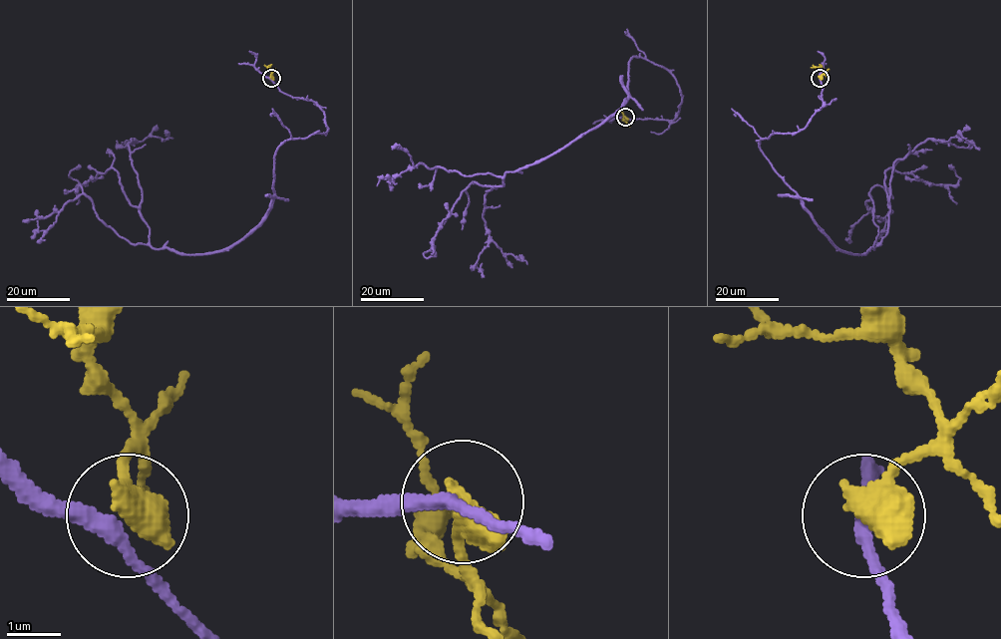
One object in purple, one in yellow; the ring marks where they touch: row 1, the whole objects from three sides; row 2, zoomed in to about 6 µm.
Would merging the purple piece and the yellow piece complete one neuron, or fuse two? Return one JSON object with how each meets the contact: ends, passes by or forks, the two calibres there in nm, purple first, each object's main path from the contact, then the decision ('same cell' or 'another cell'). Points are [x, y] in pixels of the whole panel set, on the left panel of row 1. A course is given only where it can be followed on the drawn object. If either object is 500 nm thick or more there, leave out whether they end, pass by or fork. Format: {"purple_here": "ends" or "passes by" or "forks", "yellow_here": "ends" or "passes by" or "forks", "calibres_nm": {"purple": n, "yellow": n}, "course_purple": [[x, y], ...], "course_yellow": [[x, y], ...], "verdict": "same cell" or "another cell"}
{"calibres_nm": {"purple": 240, "yellow": 650}, "course_purple": [[270, 78], [327, 130], [278, 147], [271, 207], [222, 250], [153, 248], [118, 172], [79, 184], [81, 166]], "course_yellow": [[271, 78], [271, 72], [264, 65]], "verdict": "another cell"}

